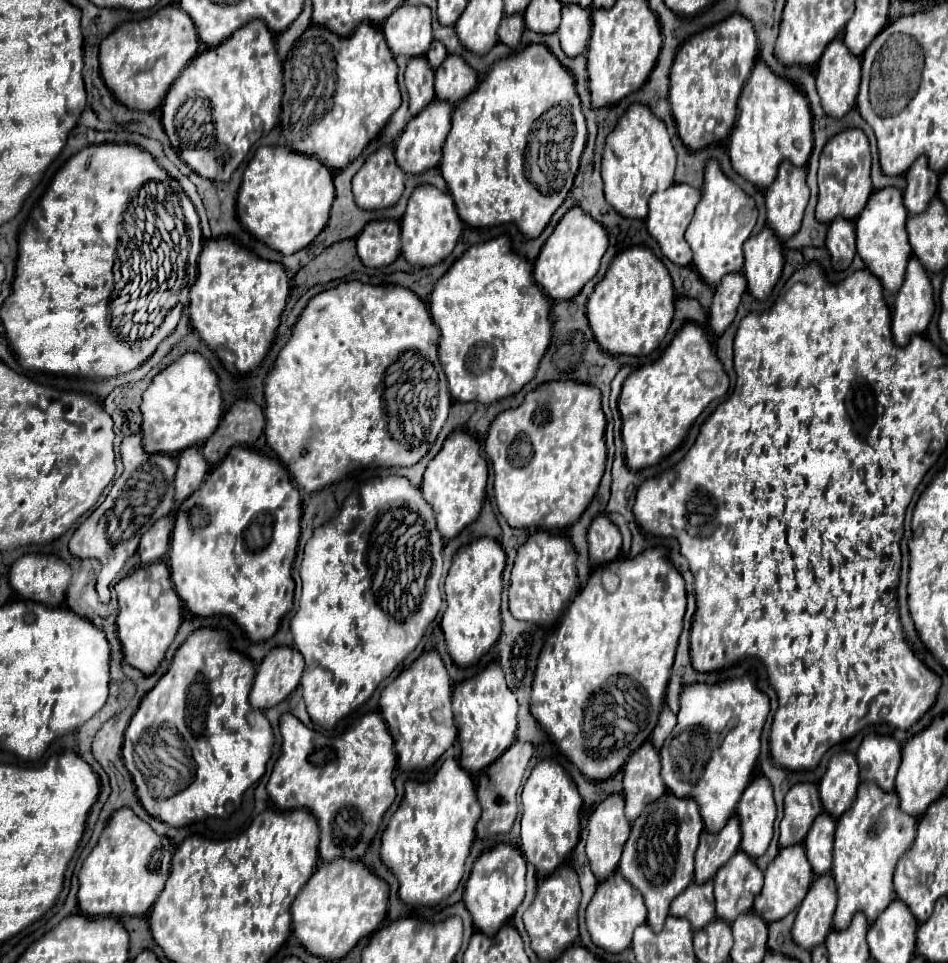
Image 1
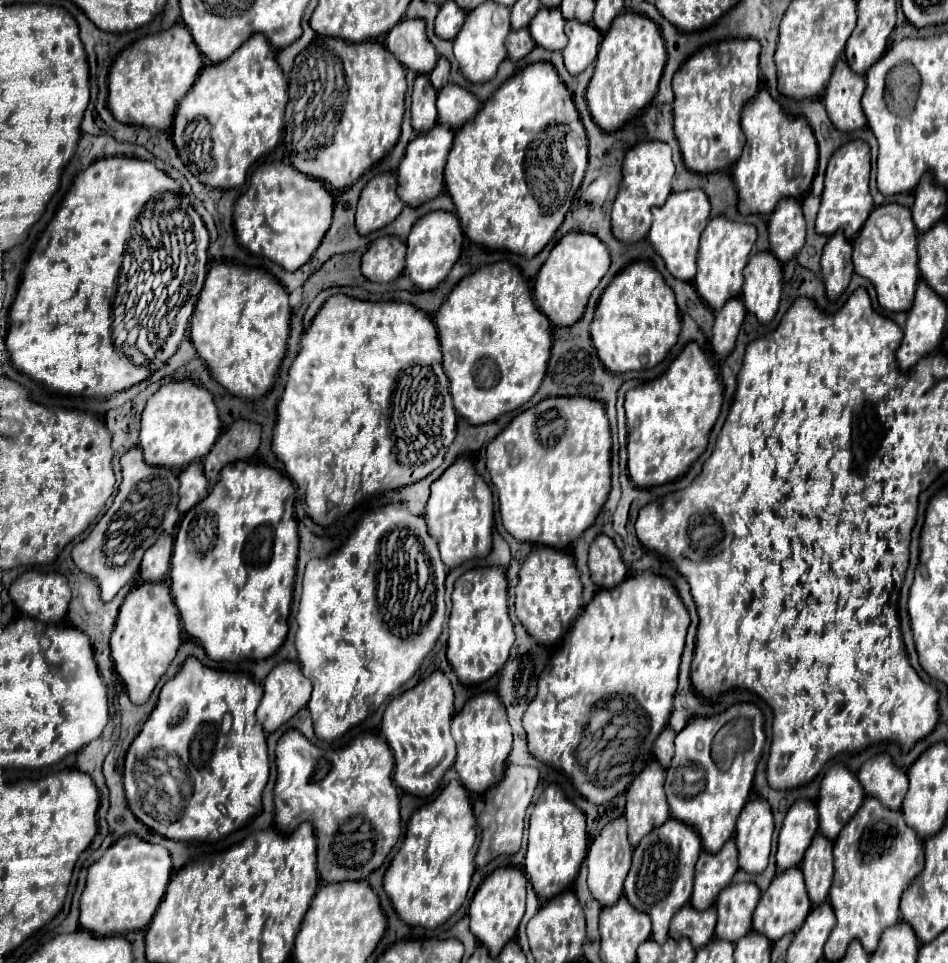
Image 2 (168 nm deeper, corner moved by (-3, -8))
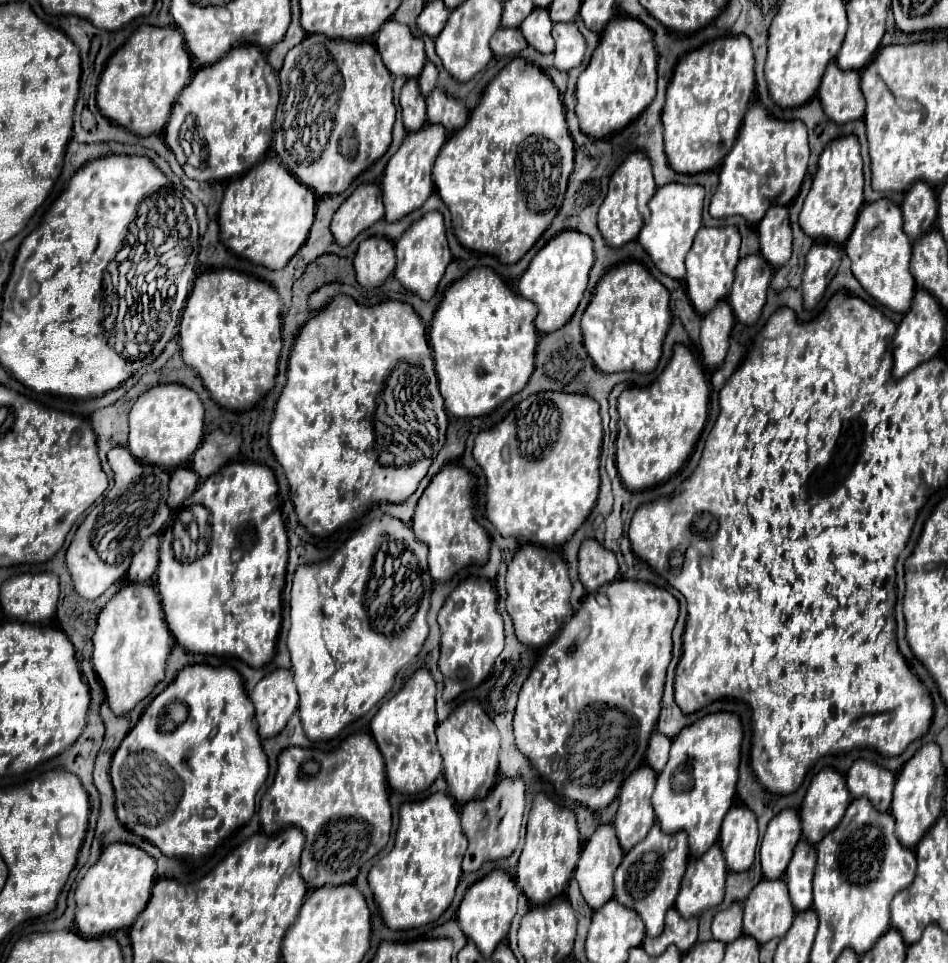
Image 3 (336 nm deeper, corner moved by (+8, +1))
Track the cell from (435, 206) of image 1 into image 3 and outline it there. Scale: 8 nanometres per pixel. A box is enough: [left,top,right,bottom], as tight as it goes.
[395,211,451,301]

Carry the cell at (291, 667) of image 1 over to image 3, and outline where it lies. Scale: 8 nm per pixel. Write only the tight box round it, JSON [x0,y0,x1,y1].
[249,669,299,739]

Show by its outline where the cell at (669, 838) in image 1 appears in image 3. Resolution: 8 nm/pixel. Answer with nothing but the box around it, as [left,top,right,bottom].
[615,823,687,937]

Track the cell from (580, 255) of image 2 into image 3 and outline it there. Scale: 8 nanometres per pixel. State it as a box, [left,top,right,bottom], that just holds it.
[519,231,595,333]

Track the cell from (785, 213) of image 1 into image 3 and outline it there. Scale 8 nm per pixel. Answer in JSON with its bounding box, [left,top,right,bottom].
[757,205,793,269]

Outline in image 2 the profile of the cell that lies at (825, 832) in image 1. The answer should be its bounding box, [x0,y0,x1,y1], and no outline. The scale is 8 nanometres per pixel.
[800,834,834,904]

